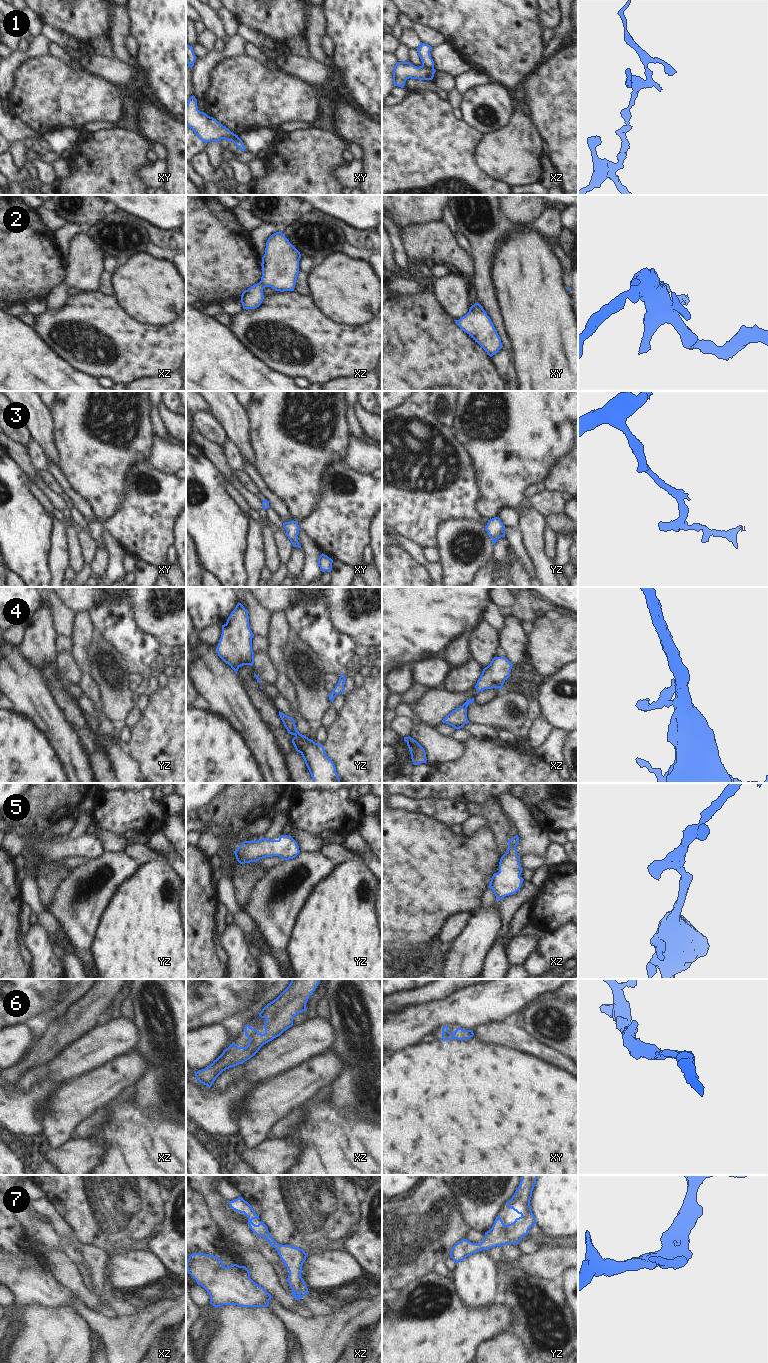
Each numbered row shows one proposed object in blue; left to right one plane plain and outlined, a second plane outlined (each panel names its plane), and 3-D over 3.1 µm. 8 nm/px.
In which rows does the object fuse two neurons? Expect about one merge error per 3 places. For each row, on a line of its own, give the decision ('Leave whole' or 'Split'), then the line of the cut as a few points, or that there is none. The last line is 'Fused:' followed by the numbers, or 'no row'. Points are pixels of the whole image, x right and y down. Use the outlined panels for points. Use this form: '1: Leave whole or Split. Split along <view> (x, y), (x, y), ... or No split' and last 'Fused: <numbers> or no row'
1: Split. Split along xz (422, 65), (433, 68)
2: Leave whole. No split
3: Leave whole. No split
4: Leave whole. No split
5: Leave whole. No split
6: Leave whole. No split
7: Leave whole. No split
Fused: 1.

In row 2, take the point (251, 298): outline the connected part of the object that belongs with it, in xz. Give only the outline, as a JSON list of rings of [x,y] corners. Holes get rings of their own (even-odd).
[[[279,231],[272,234],[262,257],[261,281],[241,295],[243,309],[255,309],[264,299],[263,289],[271,287],[276,291],[294,291],[299,271],[300,252]]]

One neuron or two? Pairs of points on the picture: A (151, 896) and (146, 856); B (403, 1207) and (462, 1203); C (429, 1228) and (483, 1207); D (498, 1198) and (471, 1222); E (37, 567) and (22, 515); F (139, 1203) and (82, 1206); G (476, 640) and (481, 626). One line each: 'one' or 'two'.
A: two
B: two
C: two
D: one
E: one
F: one
G: one

